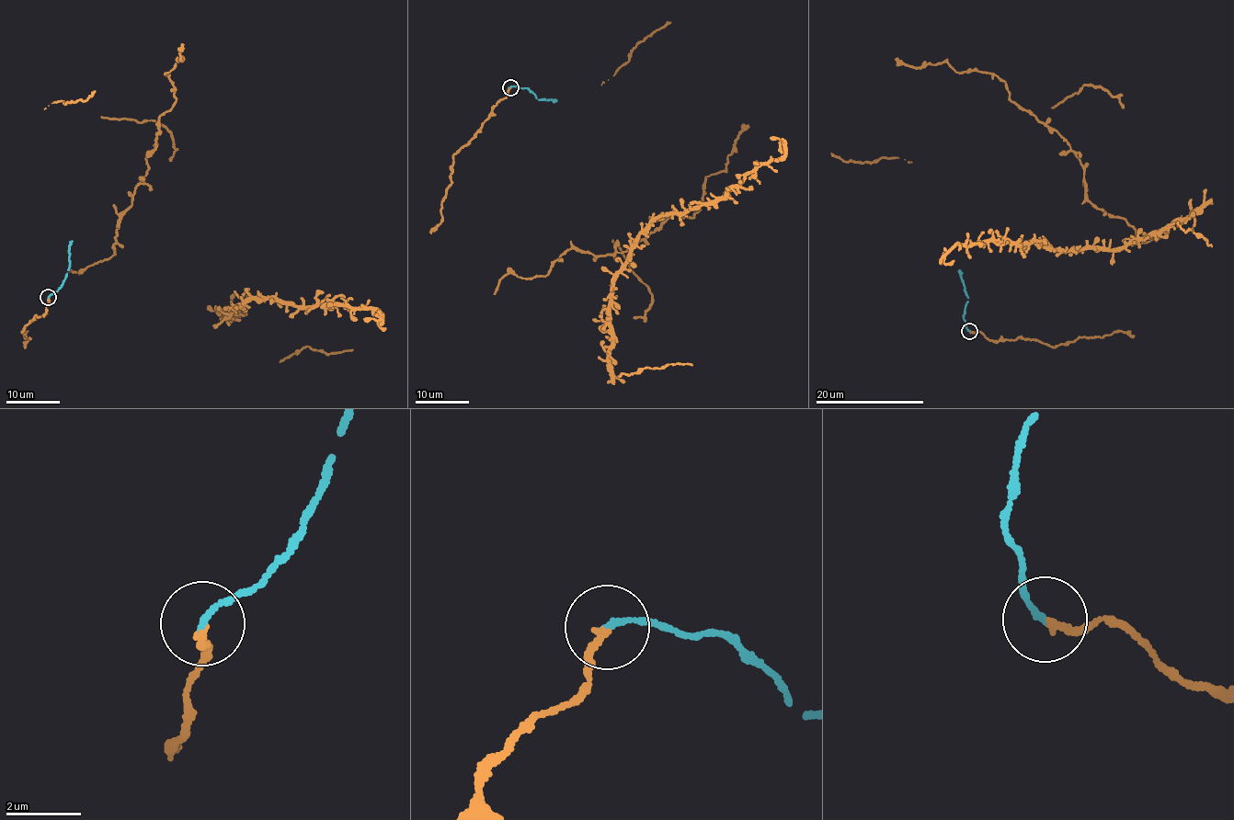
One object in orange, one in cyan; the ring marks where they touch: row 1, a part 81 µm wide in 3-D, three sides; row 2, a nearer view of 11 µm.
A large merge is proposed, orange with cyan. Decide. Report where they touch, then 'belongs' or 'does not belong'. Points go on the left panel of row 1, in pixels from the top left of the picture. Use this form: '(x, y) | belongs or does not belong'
(48, 297) | belongs

